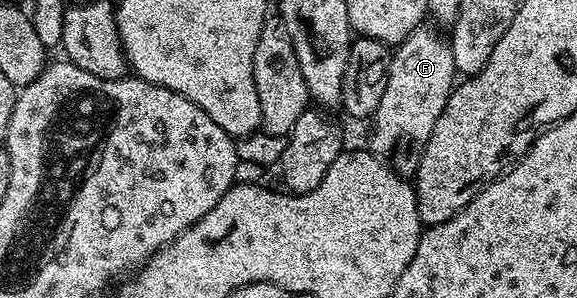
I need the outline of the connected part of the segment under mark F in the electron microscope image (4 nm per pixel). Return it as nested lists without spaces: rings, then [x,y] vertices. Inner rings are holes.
[[[422,24],[397,43],[389,59],[387,89],[371,119],[373,131],[367,148],[402,176],[416,175],[427,140],[435,132],[435,120],[439,120],[455,85],[452,45],[436,32],[432,25]]]

